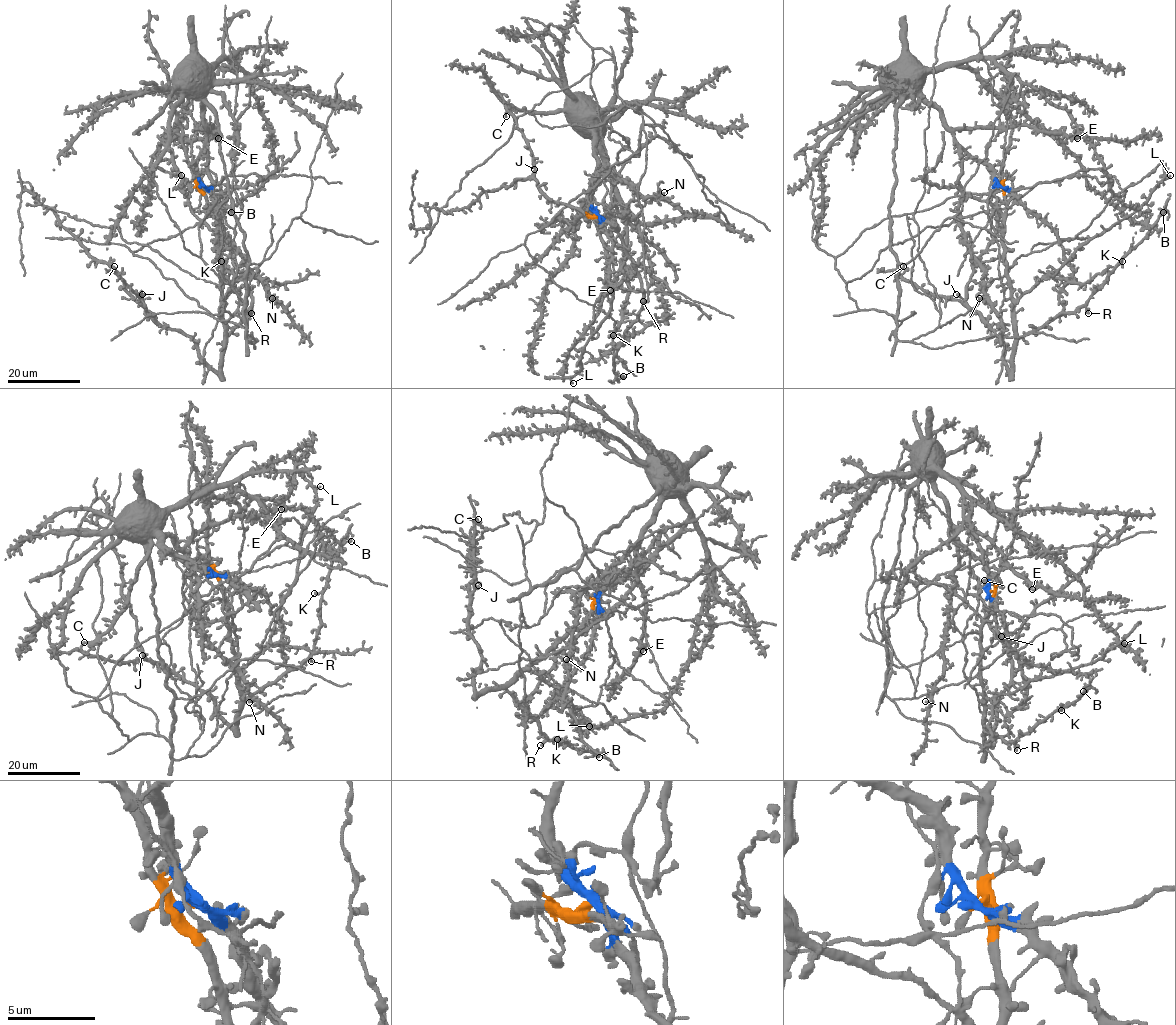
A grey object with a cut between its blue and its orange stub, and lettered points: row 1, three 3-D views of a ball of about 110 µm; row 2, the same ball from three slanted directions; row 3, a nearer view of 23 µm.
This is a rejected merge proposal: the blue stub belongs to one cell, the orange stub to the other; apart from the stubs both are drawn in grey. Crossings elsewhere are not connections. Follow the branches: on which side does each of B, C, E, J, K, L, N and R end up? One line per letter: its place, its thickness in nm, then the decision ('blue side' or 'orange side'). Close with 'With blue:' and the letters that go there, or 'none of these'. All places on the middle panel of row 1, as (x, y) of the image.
B: at (623, 376); 480 nm thick; orange side
C: at (506, 116); 280 nm thick; orange side
E: at (610, 290); 280 nm thick; blue side
J: at (534, 169); 550 nm thick; orange side
K: at (613, 335); 300 nm thick; orange side
L: at (573, 383); 150 nm thick; orange side
N: at (664, 192); 260 nm thick; blue side
R: at (643, 301); 240 nm thick; orange side
With blue: E, N

